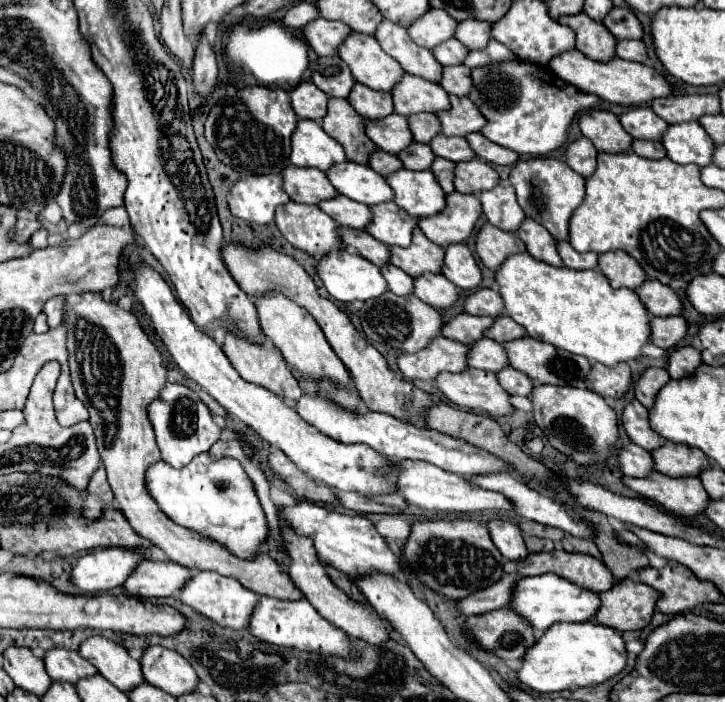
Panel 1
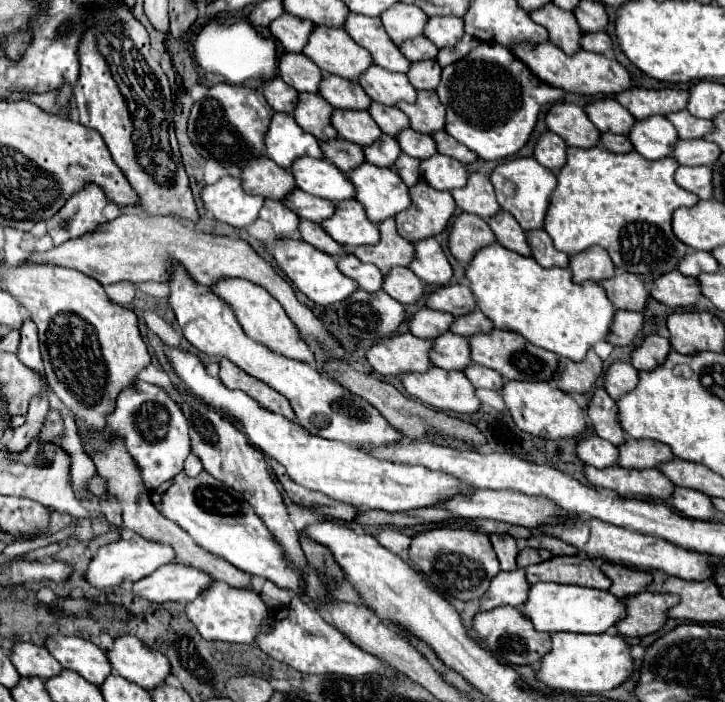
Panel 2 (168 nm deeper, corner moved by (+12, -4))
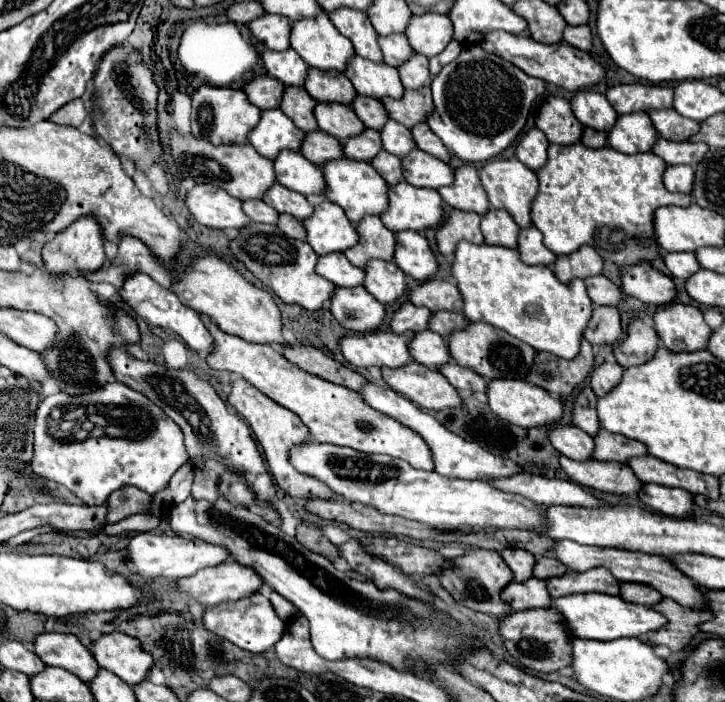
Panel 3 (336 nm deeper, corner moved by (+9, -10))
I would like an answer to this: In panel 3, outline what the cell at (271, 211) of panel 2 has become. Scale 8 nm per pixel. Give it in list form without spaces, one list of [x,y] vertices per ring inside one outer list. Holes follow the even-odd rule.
[[[243,200],[243,212],[253,222],[265,222],[265,224],[277,224],[277,212],[263,200]]]

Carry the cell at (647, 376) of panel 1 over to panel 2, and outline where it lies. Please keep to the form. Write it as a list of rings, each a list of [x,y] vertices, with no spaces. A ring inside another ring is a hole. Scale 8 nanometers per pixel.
[[[614,362],[604,376],[604,386],[606,386],[606,392],[616,400],[616,398],[628,394],[628,390],[636,388],[638,378],[640,378],[640,372],[632,364]]]

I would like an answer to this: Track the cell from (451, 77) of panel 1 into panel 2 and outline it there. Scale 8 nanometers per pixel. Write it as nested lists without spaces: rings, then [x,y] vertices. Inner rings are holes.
[[[414,62],[406,74],[416,90],[436,90],[440,84],[440,64],[438,62]]]

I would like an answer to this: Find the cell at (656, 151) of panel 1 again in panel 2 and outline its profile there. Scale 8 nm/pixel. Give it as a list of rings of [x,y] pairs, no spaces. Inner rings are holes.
[[[602,134],[600,144],[610,152],[630,152],[630,150],[634,150],[628,136],[618,136],[618,134]]]

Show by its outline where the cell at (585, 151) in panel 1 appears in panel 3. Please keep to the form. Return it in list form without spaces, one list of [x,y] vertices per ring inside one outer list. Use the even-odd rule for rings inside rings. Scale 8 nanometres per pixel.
[[[531,128],[529,132],[525,132],[517,146],[515,146],[515,156],[519,162],[523,162],[527,168],[537,170],[539,166],[543,166],[547,162],[547,138],[539,128]]]

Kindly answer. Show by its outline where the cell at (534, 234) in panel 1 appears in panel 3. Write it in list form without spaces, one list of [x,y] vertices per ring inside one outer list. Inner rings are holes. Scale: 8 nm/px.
[[[489,208],[481,216],[481,232],[483,232],[487,244],[499,244],[499,246],[507,246],[507,248],[517,248],[519,226],[515,224],[515,220],[511,220],[509,212]]]

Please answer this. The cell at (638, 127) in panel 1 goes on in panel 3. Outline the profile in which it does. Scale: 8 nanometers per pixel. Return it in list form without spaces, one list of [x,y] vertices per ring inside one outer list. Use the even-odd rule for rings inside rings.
[[[579,90],[571,98],[571,110],[583,126],[601,132],[611,130],[617,118],[617,112],[611,108],[605,94],[593,90]]]

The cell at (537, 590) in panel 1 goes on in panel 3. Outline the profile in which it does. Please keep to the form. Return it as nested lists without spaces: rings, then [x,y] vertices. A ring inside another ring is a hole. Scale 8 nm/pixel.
[[[573,594],[565,598],[553,600],[553,608],[563,616],[565,624],[577,638],[591,638],[591,640],[615,640],[623,636],[645,636],[649,632],[657,632],[667,624],[659,612],[649,606],[625,602],[619,596],[609,594]]]

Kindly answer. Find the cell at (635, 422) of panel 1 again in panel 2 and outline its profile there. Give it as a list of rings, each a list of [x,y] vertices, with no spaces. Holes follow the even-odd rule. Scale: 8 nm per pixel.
[[[598,388],[594,392],[594,398],[590,400],[590,406],[588,406],[588,418],[600,438],[612,442],[614,446],[620,446],[626,442],[624,428],[616,418],[616,402],[608,396],[604,388]]]

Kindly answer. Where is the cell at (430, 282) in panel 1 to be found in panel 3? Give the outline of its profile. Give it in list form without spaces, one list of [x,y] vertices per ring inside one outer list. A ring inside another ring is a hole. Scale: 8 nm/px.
[[[369,260],[363,280],[363,288],[375,296],[381,304],[395,302],[401,294],[405,294],[405,274],[399,272],[395,262],[385,260]]]

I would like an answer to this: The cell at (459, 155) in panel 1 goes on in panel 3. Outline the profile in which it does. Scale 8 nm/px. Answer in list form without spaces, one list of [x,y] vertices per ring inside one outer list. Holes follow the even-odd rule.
[[[387,120],[385,126],[381,128],[381,144],[383,144],[383,150],[387,150],[389,154],[395,154],[395,156],[405,156],[409,150],[415,148],[415,142],[411,138],[411,132],[409,128],[405,128],[403,124],[395,122],[395,120]]]

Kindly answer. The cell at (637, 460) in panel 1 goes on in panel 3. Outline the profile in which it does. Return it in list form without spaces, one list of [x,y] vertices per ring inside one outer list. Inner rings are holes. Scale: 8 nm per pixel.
[[[555,424],[553,428],[549,428],[547,438],[549,438],[551,446],[557,452],[561,452],[563,456],[569,456],[573,460],[589,460],[591,458],[593,438],[577,426]]]

